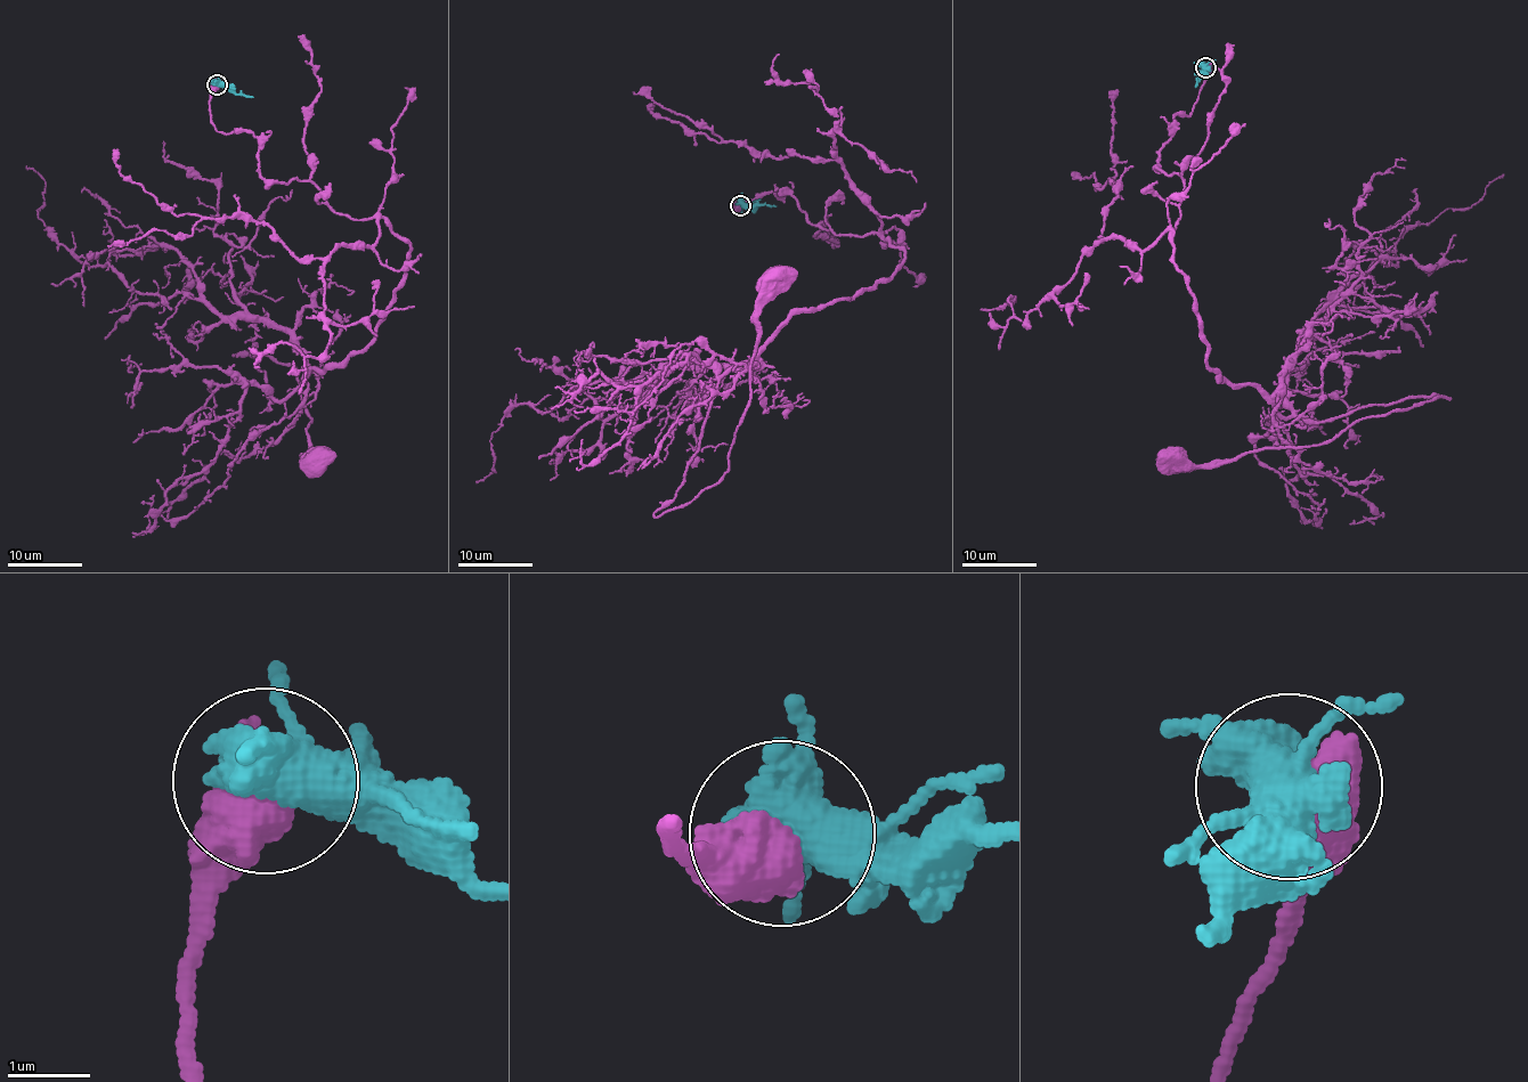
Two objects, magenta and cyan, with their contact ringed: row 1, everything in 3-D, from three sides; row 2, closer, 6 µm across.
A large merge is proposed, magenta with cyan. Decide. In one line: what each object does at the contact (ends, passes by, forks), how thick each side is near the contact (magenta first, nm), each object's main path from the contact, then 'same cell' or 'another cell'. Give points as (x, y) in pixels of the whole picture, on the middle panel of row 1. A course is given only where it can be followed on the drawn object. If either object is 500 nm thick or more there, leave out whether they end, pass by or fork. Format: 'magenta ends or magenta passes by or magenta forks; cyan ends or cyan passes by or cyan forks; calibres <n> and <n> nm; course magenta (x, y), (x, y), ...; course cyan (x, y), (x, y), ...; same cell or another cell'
calibres 750 and 460 nm; course magenta (741, 204), (787, 190), (819, 226), (904, 253), (720, 379), (667, 509), (728, 470), (757, 306), (778, 286); course cyan (741, 204), (775, 206); another cell

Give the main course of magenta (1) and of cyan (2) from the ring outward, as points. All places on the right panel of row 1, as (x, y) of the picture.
1: (1204, 67), (1156, 164), (1184, 182), (1169, 229), (1208, 366), (1285, 417), (1440, 395), (1300, 448), (1178, 457)
2: (1204, 67), (1196, 87)

